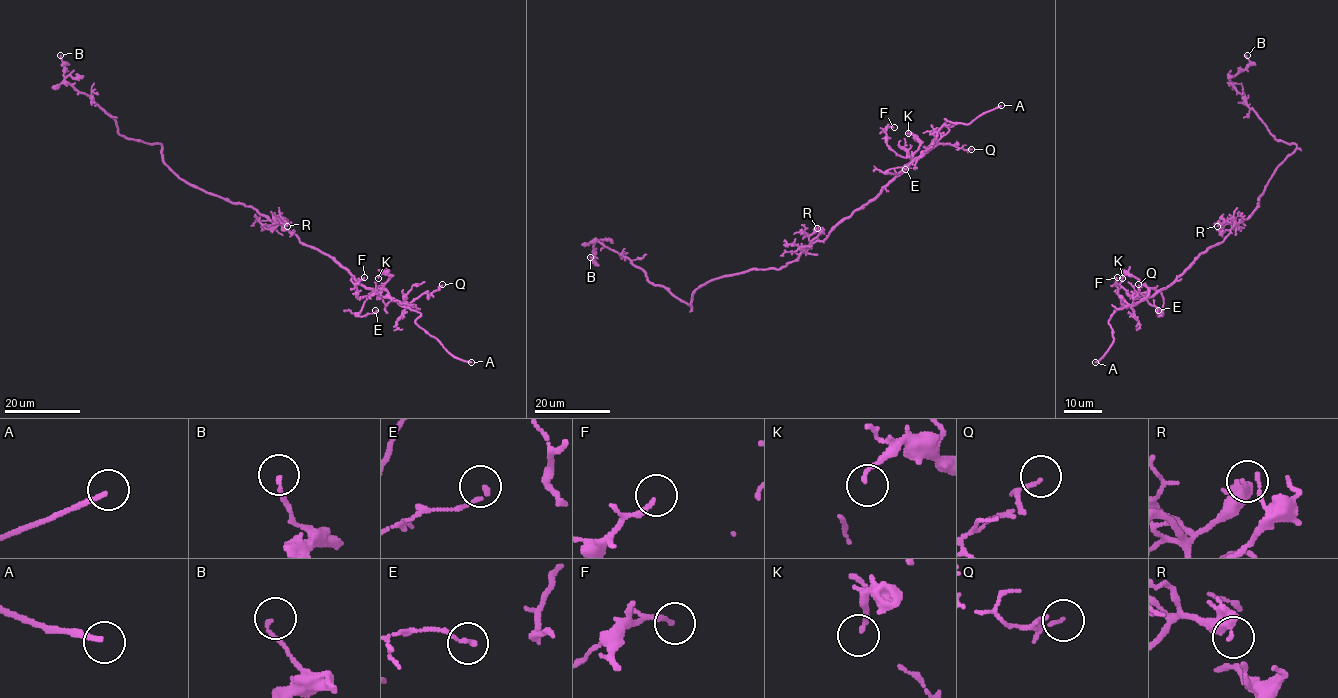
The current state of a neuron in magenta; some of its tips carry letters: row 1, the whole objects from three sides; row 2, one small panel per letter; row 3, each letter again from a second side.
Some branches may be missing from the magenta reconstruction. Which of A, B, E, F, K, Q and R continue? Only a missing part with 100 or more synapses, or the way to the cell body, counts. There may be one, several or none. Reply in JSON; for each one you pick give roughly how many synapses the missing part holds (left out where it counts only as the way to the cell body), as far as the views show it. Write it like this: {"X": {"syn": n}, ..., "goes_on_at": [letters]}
{"goes_on_at": ["A"]}

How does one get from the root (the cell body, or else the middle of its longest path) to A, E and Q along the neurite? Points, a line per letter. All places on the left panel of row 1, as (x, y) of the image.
A: (262, 214), (333, 257), (366, 287), (418, 312), (420, 327), (453, 356), (471, 362)
E: (262, 214), (292, 231), (300, 242), (333, 257), (359, 283), (374, 290), (358, 316), (375, 310)
Q: (262, 214), (292, 231), (300, 242), (333, 257), (359, 283), (382, 296), (412, 303), (442, 284)

